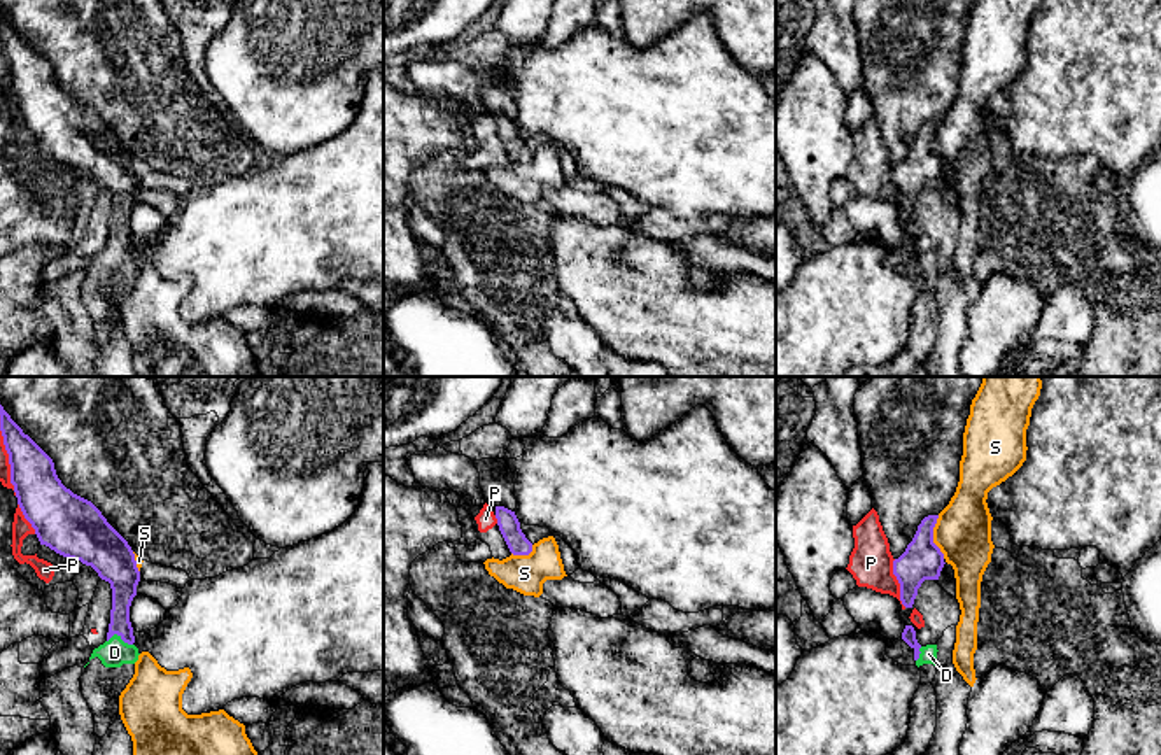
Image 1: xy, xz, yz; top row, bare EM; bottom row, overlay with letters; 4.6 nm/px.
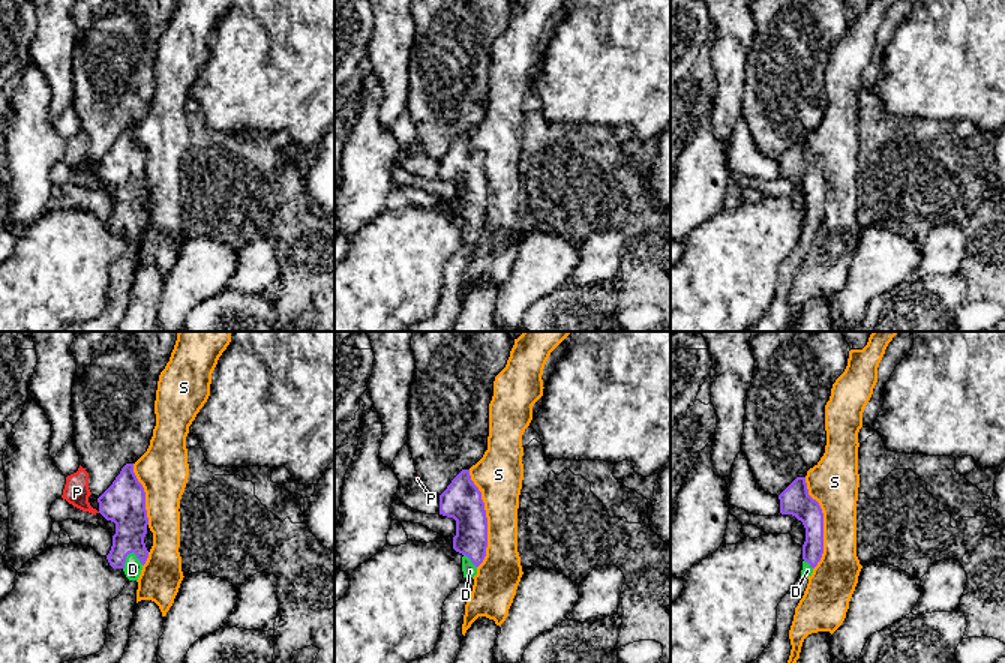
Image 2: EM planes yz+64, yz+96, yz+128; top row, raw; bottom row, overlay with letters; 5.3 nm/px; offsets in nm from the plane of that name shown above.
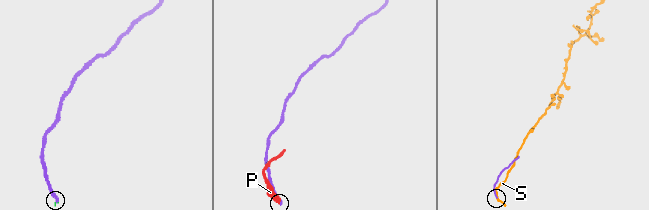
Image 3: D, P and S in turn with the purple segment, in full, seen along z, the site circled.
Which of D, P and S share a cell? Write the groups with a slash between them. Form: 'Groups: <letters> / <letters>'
Groups: D / P / S

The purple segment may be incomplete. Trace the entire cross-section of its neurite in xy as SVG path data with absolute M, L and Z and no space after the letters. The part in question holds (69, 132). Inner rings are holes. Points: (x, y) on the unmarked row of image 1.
M2 12L0 39L18 112L40 152L91 173L110 191L107 249L93 258L81 284L82 303L95 324L95 342L103 345L119 321L119 303L133 286L140 263L130 229L130 214L140 189L135 161L91 109L61 91L53 67L23 40Z

